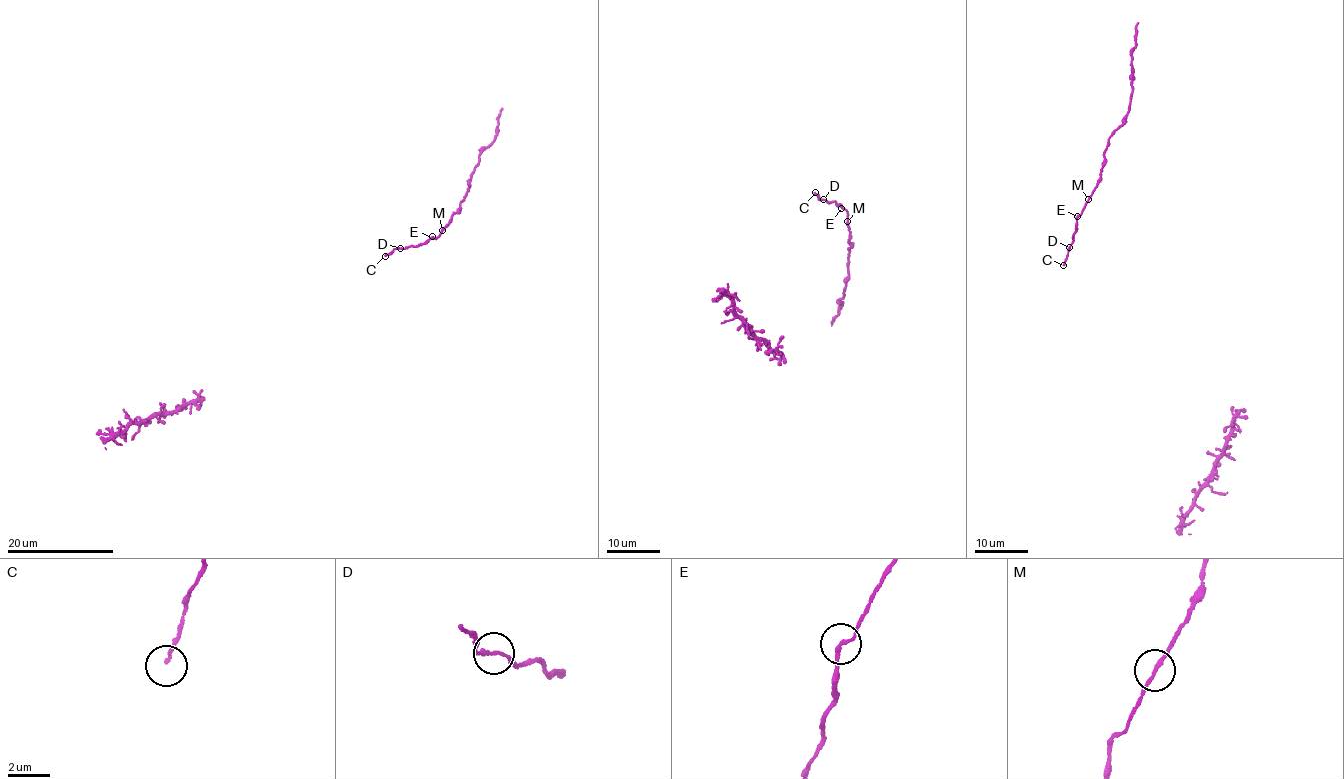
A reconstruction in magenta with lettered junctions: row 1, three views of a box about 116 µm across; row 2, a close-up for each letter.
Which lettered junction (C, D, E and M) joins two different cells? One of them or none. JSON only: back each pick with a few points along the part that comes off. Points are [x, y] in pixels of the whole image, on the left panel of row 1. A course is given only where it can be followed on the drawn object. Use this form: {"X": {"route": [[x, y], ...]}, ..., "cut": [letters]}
{"cut": []}

